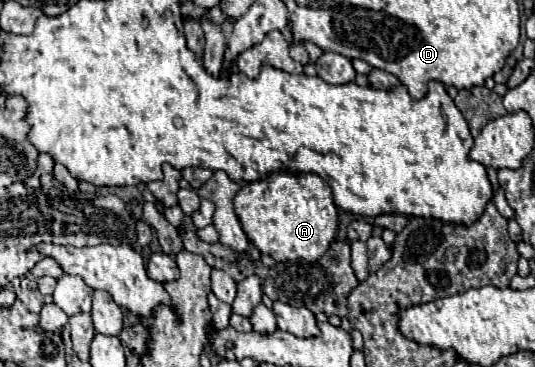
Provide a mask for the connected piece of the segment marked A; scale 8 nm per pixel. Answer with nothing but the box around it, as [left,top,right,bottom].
[233,172,337,262]

